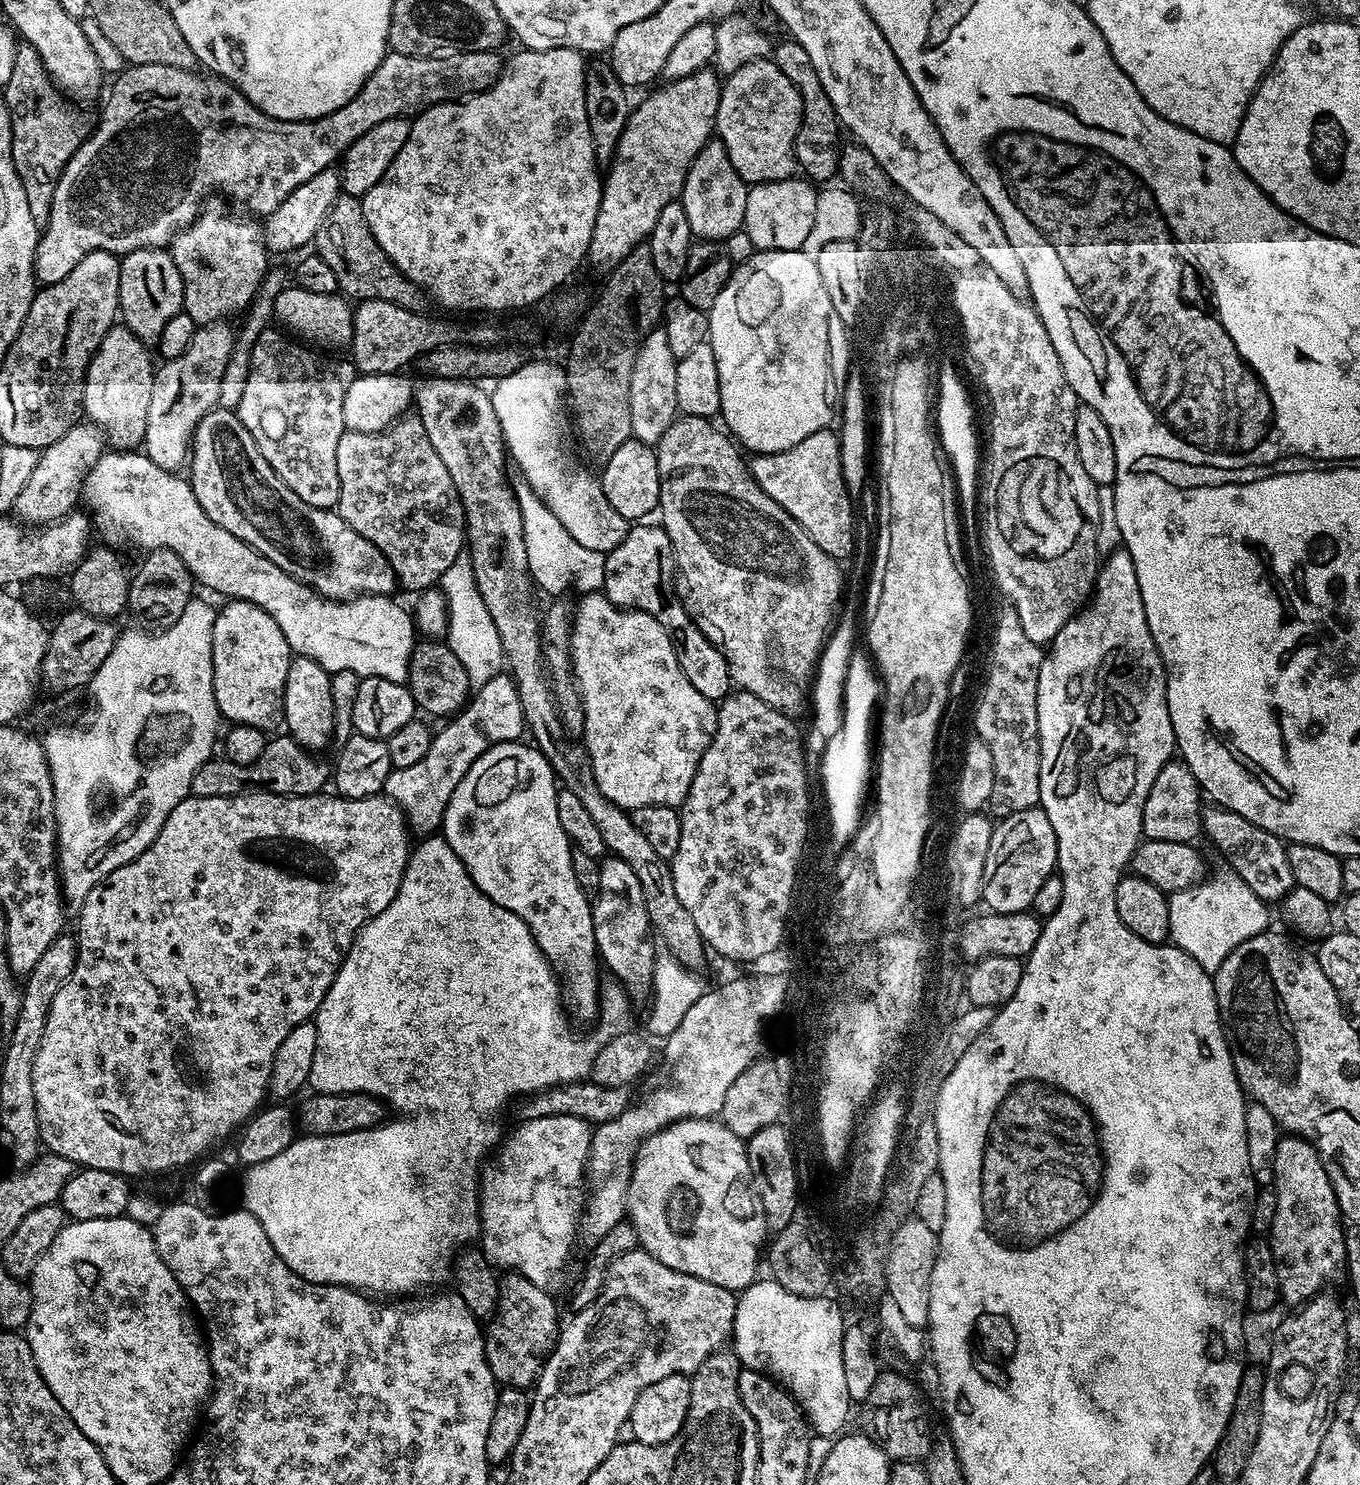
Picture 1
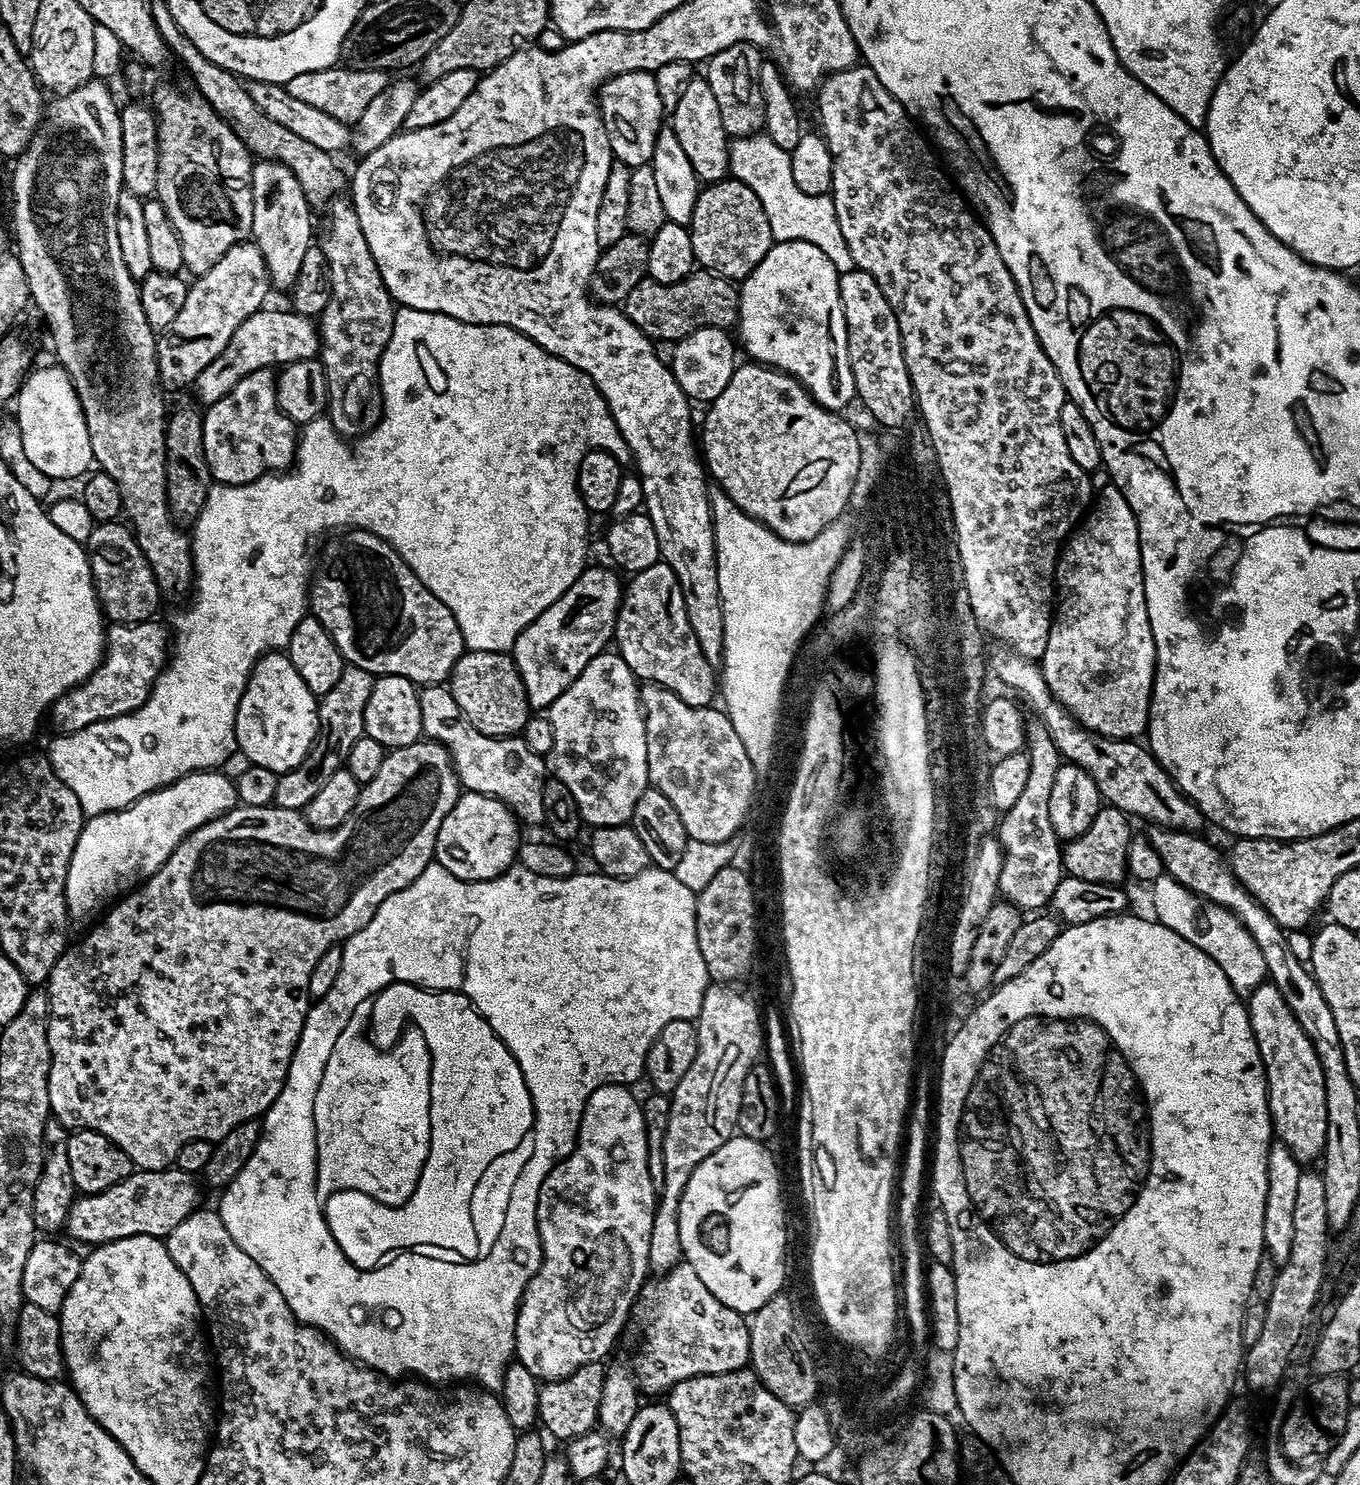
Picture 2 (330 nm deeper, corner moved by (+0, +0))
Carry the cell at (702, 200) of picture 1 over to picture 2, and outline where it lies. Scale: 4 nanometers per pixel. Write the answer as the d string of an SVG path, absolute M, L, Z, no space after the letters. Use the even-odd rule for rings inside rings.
M693 78L688 83L678 106L670 110L670 127L674 134L678 134L678 143L682 145L686 158L690 158L690 166L694 166L697 178L702 182L715 182L729 175L730 137L722 126L722 114L718 111L718 102L707 78Z

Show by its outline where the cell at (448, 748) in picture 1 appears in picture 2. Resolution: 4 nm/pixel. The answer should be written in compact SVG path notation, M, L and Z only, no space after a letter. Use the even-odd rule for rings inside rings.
M585 567L570 590L566 590L558 602L546 606L546 610L542 610L542 614L538 614L522 634L518 634L510 649L533 709L547 710L567 690L570 682L586 670L588 663L613 643L616 612L620 608L624 588L622 580L620 584L621 577L611 567L608 568Z

